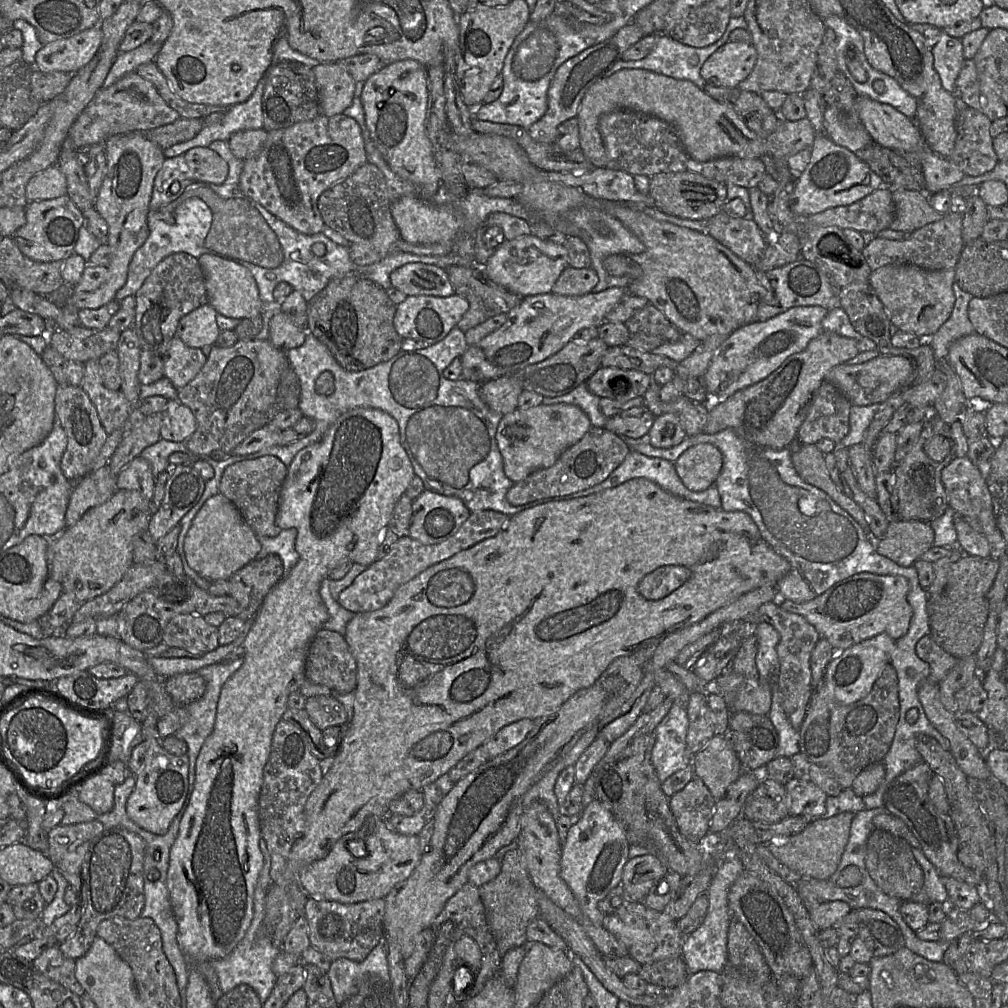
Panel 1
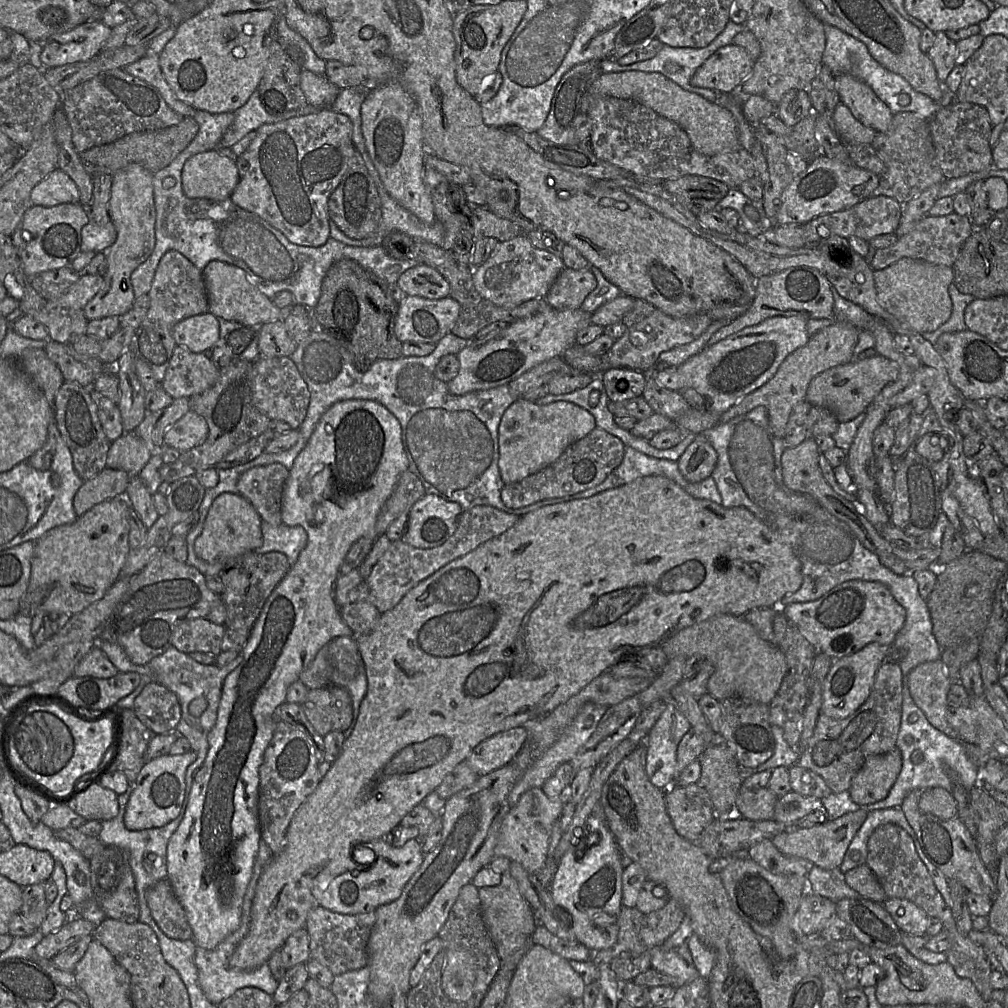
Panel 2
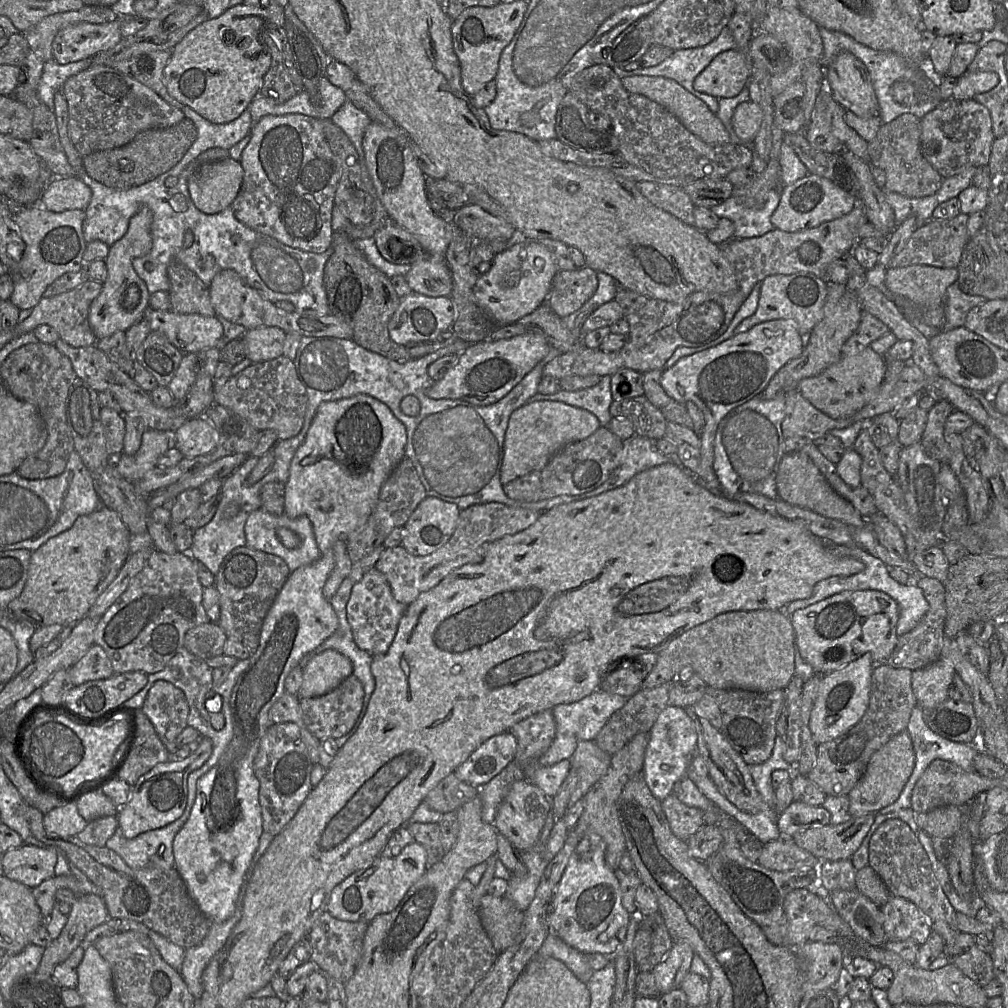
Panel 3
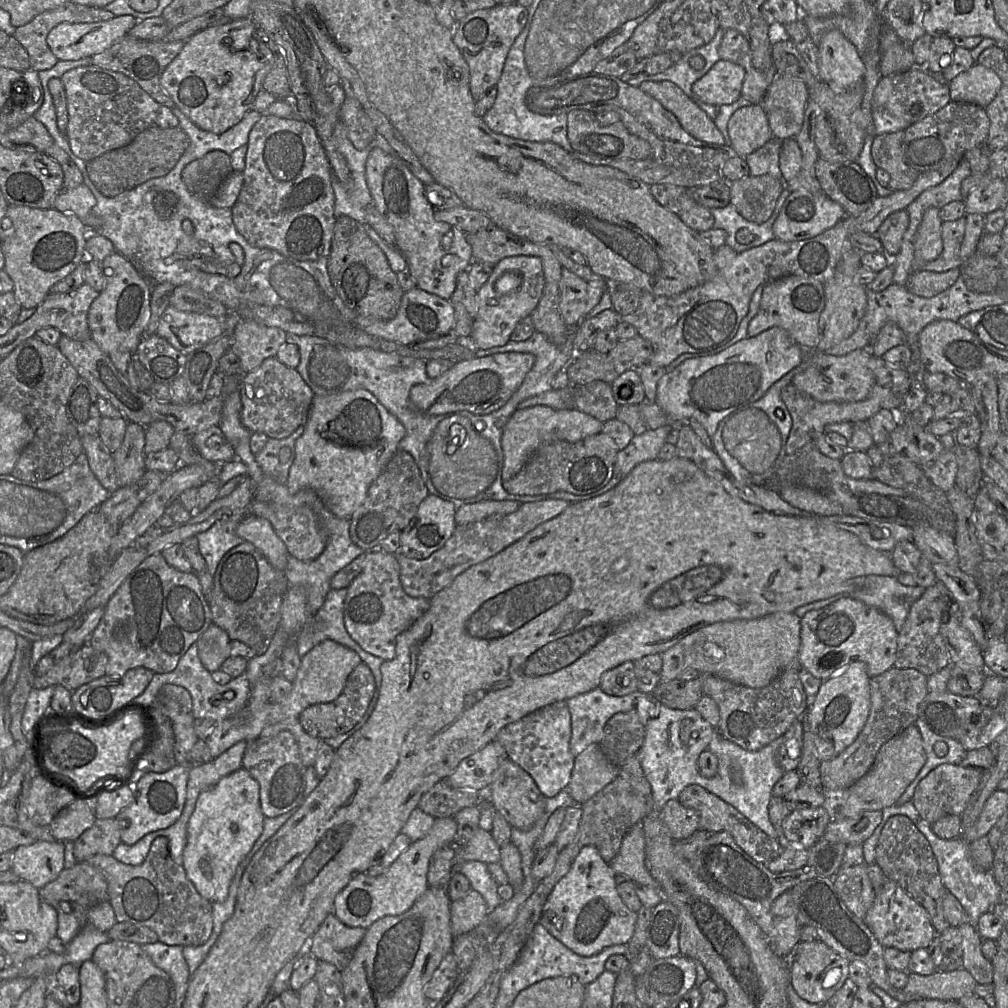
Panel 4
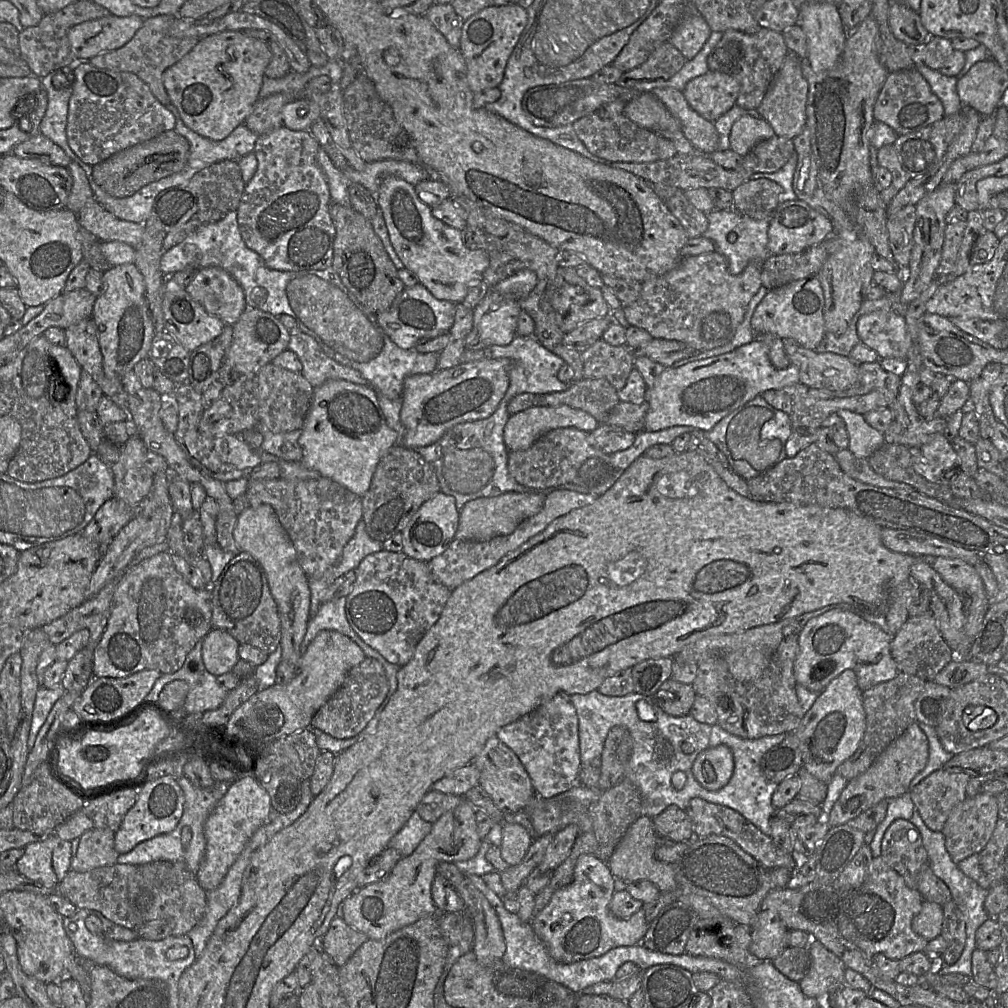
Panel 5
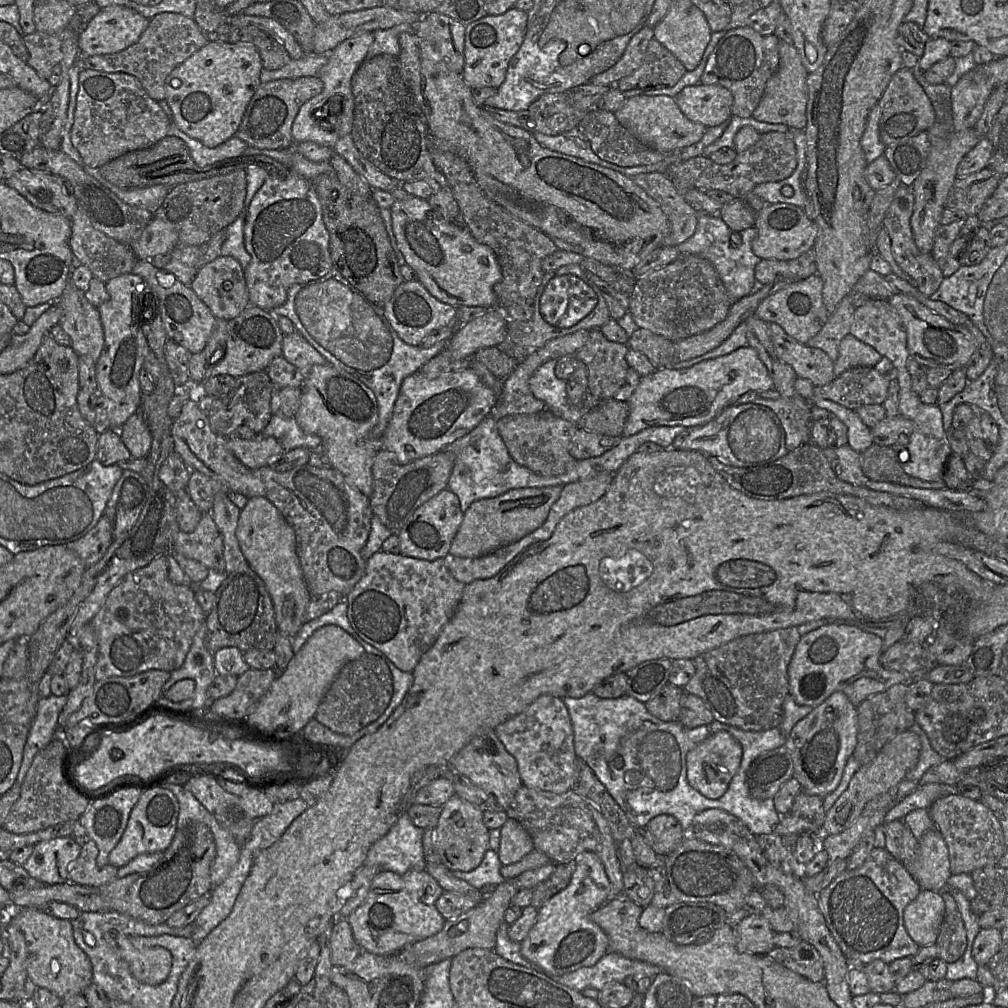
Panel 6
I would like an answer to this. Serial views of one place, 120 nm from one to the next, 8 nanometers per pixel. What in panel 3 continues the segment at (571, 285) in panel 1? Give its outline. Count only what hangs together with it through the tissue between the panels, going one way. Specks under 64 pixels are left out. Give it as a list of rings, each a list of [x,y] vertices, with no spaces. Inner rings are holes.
[[[588,266],[558,270],[547,297],[547,304],[559,317],[565,318],[579,310],[597,288],[597,273]]]

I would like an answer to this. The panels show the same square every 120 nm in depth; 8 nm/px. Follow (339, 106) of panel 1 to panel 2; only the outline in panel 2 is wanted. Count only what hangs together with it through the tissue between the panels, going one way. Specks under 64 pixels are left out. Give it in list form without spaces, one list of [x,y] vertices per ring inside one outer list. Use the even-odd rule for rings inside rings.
[[[304,69],[300,75],[300,85],[308,104],[318,109],[331,108],[341,90],[325,74]]]

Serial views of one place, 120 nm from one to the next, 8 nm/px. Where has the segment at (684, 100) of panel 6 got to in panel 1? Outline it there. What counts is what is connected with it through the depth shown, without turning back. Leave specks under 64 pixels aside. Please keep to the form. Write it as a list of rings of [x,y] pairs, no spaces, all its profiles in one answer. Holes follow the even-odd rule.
[[[728,41],[704,62],[700,75],[711,85],[736,88],[749,77],[756,61],[757,51],[752,43]]]

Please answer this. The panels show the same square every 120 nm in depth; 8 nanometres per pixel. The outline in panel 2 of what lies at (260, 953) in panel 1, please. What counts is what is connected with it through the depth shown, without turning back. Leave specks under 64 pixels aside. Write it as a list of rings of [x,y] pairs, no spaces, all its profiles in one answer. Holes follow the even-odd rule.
[[[261,839],[259,843],[259,851],[253,866],[251,880],[247,886],[247,891],[243,900],[240,926],[232,934],[227,936],[221,943],[219,943],[214,949],[196,947],[194,961],[198,969],[199,984],[204,996],[215,1005],[218,1005],[220,1002],[230,997],[240,988],[255,987],[273,996],[278,987],[279,982],[273,977],[268,963],[264,963],[263,965],[253,970],[234,970],[231,969],[228,964],[229,959],[235,951],[236,947],[249,931],[251,922],[251,908],[255,895],[255,889],[264,868],[271,860],[272,856],[271,849],[266,844],[266,842]]]

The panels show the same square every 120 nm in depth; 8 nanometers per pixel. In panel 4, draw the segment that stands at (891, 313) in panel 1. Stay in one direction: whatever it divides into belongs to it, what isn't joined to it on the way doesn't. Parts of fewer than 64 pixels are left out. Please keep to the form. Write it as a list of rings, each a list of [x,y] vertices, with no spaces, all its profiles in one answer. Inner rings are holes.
[[[959,268],[946,272],[914,271],[906,283],[906,288],[913,294],[930,298],[951,287],[959,276]]]

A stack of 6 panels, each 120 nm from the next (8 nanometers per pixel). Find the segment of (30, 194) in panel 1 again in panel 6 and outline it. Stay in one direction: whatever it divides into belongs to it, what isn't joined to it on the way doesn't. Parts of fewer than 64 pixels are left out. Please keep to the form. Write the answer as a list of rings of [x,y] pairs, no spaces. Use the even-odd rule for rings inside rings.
[[[153,218],[130,248],[137,259],[151,259],[160,254],[170,254],[178,245],[178,233],[167,222]]]

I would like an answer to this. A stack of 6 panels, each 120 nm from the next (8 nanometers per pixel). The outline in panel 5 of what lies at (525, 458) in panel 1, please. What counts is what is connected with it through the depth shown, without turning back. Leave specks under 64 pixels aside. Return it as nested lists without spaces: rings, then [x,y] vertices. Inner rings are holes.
[[[532,406],[511,415],[503,439],[508,452],[529,448],[542,435],[558,428],[576,428],[590,433],[599,426],[585,411],[561,406]]]

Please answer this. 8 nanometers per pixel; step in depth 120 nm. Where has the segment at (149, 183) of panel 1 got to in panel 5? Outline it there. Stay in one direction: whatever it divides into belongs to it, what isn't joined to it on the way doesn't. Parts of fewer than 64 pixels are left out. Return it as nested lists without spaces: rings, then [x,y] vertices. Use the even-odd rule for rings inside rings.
[[[134,263],[112,266],[102,274],[103,292],[97,297],[92,318],[98,328],[100,350],[103,356],[103,369],[108,378],[120,378],[133,370],[136,363],[147,358],[155,335],[154,324],[145,296],[144,277]]]

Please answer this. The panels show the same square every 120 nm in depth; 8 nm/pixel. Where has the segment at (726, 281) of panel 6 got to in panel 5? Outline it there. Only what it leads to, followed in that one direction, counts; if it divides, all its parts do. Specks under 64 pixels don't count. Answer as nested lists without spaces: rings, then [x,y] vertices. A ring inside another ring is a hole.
[[[714,209],[707,214],[708,228],[702,236],[712,240],[715,244],[715,250],[722,254],[728,263],[728,270],[732,275],[740,274],[746,266],[752,262],[764,263],[770,255],[767,248],[768,245],[768,228],[772,219],[773,213],[762,220],[756,220],[743,215],[732,209]],[[735,233],[737,239],[734,243],[729,242],[728,235]]]

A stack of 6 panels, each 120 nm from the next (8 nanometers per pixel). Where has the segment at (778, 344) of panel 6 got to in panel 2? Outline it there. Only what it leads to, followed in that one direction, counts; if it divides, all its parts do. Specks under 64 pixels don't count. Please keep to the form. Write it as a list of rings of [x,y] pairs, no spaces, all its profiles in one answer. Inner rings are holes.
[[[876,354],[866,359],[853,359],[815,376],[807,388],[806,400],[814,406],[831,411],[839,423],[846,422],[865,412],[878,393],[896,380],[898,374],[898,364],[884,356]]]

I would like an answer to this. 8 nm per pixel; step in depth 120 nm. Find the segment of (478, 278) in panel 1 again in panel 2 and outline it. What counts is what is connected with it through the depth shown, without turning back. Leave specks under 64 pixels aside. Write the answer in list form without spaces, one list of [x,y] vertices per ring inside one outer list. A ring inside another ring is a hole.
[[[393,231],[384,237],[381,247],[391,258],[397,260],[417,260],[420,264],[425,264],[436,269],[448,281],[450,285],[449,296],[460,304],[459,317],[451,333],[460,338],[473,340],[478,331],[493,322],[504,321],[510,324],[531,317],[543,310],[551,310],[553,308],[549,305],[546,298],[531,299],[513,308],[504,308],[493,304],[483,298],[475,289],[473,283],[474,268],[471,265],[460,264],[450,253],[440,246],[428,243],[420,238]]]

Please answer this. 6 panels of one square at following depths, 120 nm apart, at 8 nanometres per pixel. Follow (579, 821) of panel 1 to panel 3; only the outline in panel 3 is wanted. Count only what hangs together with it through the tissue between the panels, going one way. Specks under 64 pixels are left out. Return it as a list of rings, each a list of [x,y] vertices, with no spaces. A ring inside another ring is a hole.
[[[588,833],[583,838],[588,838],[590,850],[579,853],[578,845],[570,856],[565,870],[556,886],[552,897],[552,906],[547,908],[547,923],[549,933],[563,940],[567,945],[582,953],[601,953],[614,959],[617,950],[624,942],[630,914],[623,907],[621,899],[620,882],[605,861],[606,844],[595,833]]]

